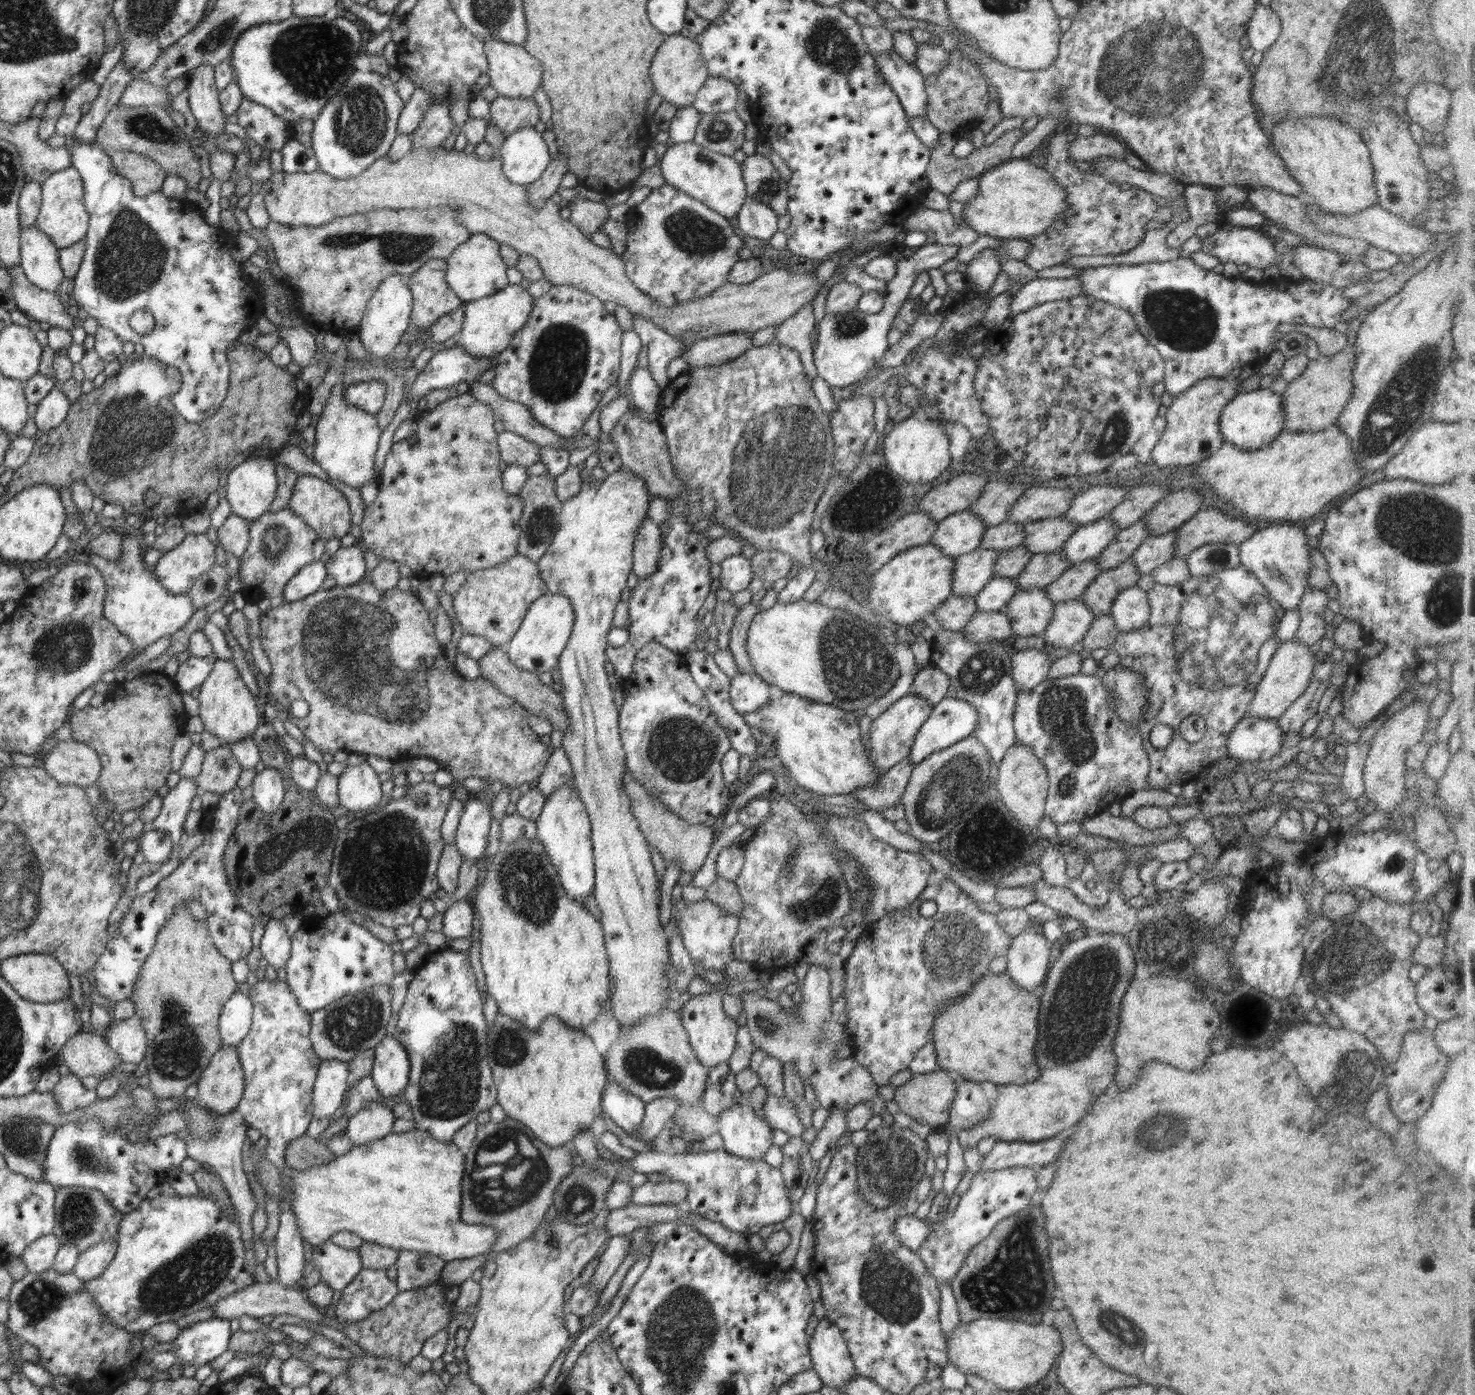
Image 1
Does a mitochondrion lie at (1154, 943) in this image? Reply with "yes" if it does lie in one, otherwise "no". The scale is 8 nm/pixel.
yes

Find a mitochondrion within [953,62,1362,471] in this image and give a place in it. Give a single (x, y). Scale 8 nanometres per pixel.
(1183, 320)

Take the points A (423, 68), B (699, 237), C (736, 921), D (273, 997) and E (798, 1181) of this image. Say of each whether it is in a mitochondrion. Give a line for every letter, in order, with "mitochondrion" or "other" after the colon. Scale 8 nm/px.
A: other
B: mitochondrion
C: other
D: other
E: other

